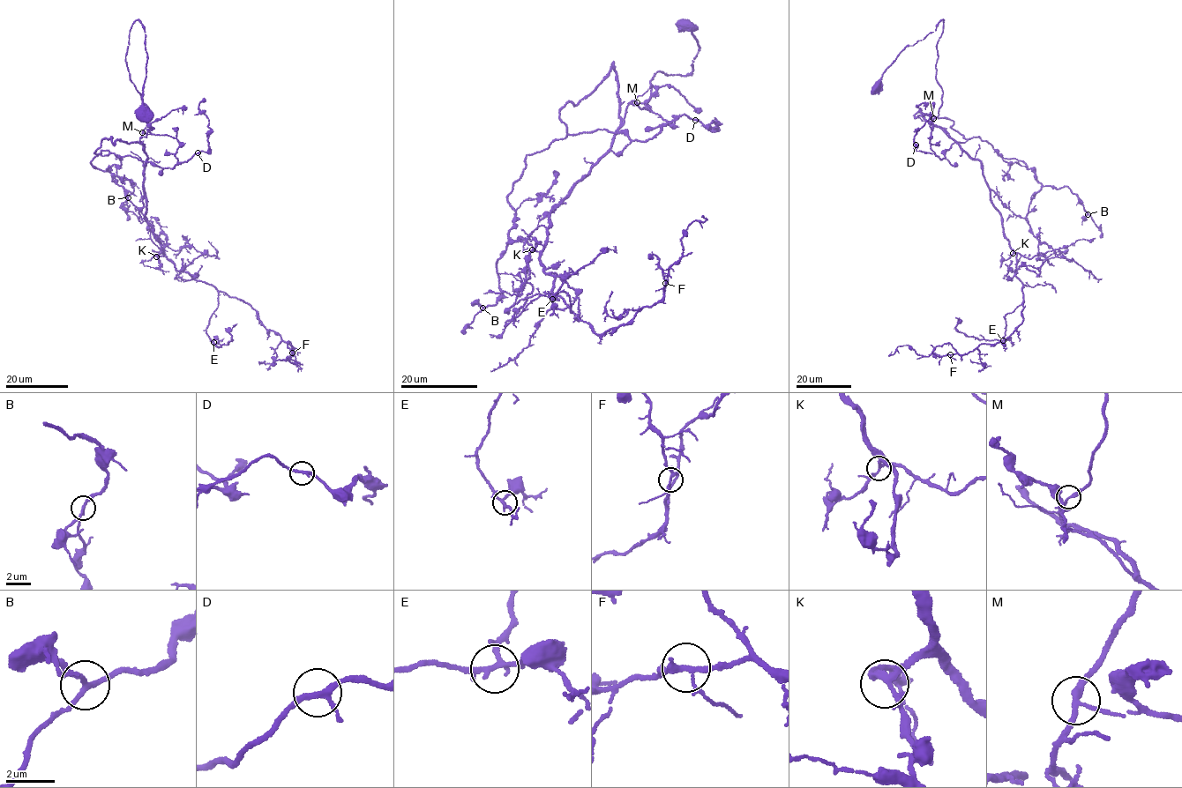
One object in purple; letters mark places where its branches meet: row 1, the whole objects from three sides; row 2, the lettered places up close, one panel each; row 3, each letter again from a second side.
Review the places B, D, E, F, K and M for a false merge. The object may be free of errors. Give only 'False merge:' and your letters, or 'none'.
False merge: none

